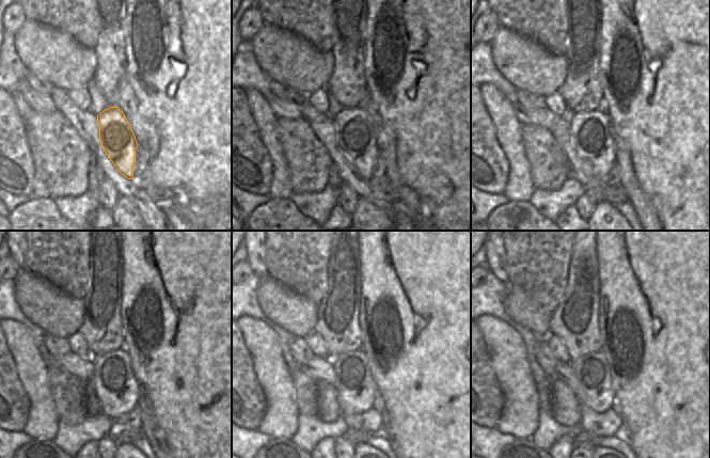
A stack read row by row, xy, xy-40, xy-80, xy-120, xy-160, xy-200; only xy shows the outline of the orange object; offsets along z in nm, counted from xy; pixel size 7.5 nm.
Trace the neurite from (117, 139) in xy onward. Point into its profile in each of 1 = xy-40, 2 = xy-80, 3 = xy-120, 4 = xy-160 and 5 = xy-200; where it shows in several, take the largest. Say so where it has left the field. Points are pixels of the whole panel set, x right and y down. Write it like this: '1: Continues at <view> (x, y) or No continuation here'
1: Continues at xy-40 (354, 133)
2: Continues at xy-80 (592, 130)
3: Continues at xy-120 (116, 388)
4: Continues at xy-160 (356, 388)
5: Continues at xy-200 (593, 370)

